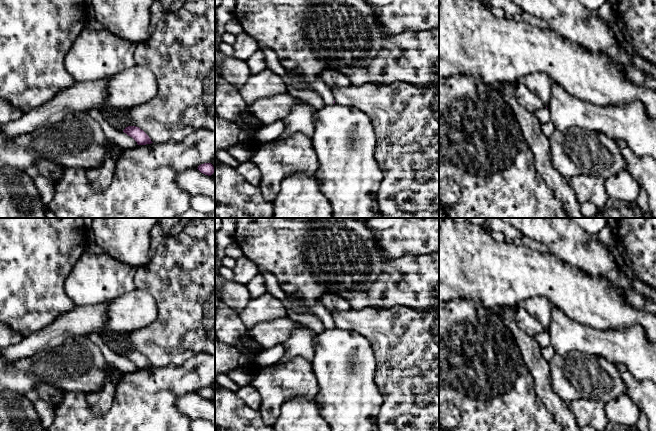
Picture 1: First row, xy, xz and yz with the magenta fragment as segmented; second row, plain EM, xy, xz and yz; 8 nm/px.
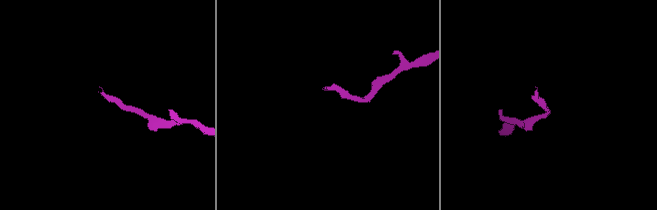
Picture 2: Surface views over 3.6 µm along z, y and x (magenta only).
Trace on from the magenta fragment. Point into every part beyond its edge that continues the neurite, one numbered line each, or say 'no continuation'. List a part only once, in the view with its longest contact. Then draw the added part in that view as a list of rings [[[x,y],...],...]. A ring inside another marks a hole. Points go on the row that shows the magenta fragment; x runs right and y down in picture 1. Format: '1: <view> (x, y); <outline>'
1: xz (319, 86); [[[286,72],[287,78],[290,79],[293,85],[298,89],[311,88],[317,92],[323,99],[326,105],[333,104],[334,97],[329,86],[323,81],[321,76],[318,76],[314,82],[307,83],[305,76],[296,72]]]

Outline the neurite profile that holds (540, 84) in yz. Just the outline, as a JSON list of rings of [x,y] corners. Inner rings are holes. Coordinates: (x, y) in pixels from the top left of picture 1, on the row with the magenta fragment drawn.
[[[532,73],[519,79],[532,93],[536,94],[545,107],[549,107],[551,100],[552,80],[544,73]]]

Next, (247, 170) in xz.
[[[251,161],[239,163],[235,169],[247,182],[254,186],[259,186],[261,172]]]

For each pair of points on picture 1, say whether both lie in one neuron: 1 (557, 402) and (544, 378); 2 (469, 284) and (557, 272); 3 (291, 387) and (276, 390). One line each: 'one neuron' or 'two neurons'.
1: one neuron
2: one neuron
3: one neuron

